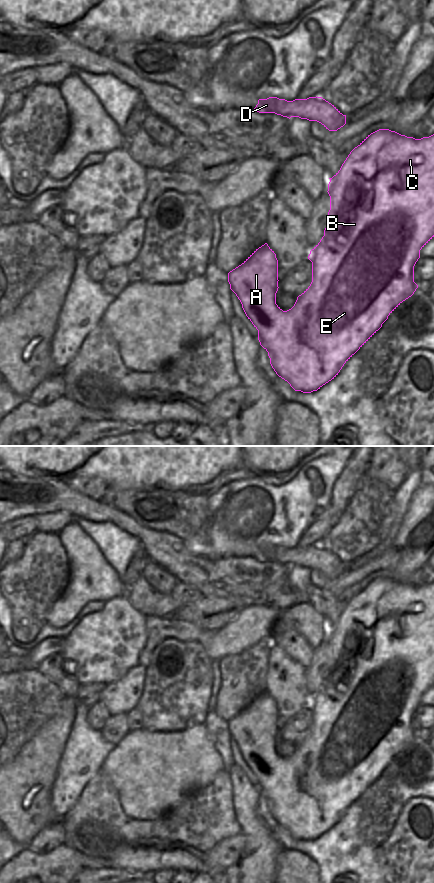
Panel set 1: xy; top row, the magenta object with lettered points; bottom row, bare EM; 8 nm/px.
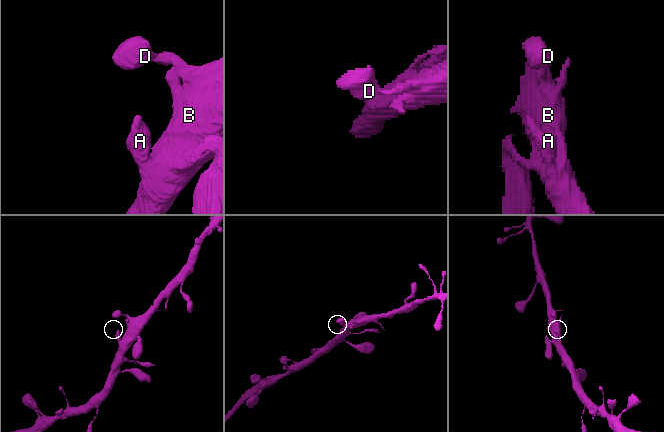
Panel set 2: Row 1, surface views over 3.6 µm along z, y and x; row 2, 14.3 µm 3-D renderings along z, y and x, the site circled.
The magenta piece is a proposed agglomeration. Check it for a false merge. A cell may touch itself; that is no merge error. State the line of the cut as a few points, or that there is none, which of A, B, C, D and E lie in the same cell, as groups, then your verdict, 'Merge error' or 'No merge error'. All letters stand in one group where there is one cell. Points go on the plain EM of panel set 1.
No split. Groups: A B C D E. No merge error.

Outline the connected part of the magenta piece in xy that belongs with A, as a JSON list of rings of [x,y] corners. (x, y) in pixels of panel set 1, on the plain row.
[[[379,577],[368,583],[355,595],[342,612],[340,618],[329,627],[327,639],[330,644],[328,670],[324,678],[324,684],[308,704],[308,707],[312,710],[312,730],[297,745],[291,757],[283,759],[276,752],[276,741],[279,736],[278,708],[267,691],[256,697],[241,713],[228,721],[230,737],[236,742],[246,764],[258,778],[258,788],[260,793],[268,800],[272,816],[295,839],[303,841],[317,839],[334,827],[344,812],[382,775],[388,764],[403,749],[411,745],[418,736],[418,733],[414,730],[414,714],[420,706],[420,698],[434,685],[434,582],[429,585],[415,587],[389,577]]]

